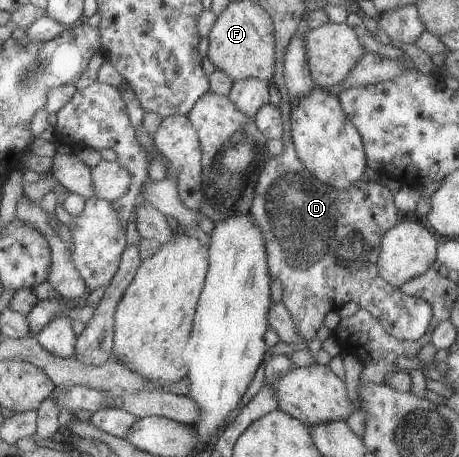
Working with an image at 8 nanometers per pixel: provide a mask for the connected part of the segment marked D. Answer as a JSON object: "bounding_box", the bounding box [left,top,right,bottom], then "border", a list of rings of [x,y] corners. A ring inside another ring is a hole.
{"bounding_box":[249,142,432,343],"border":[[[284,142],[283,153],[271,156],[259,170],[249,213],[265,240],[268,274],[282,285],[282,304],[289,311],[296,330],[304,341],[316,338],[317,328],[329,311],[337,311],[348,301],[366,309],[398,343],[409,343],[427,331],[432,311],[422,299],[404,294],[387,283],[377,271],[377,258],[382,235],[401,217],[389,190],[365,178],[348,188],[328,186],[312,176],[297,157],[293,142]]]}

